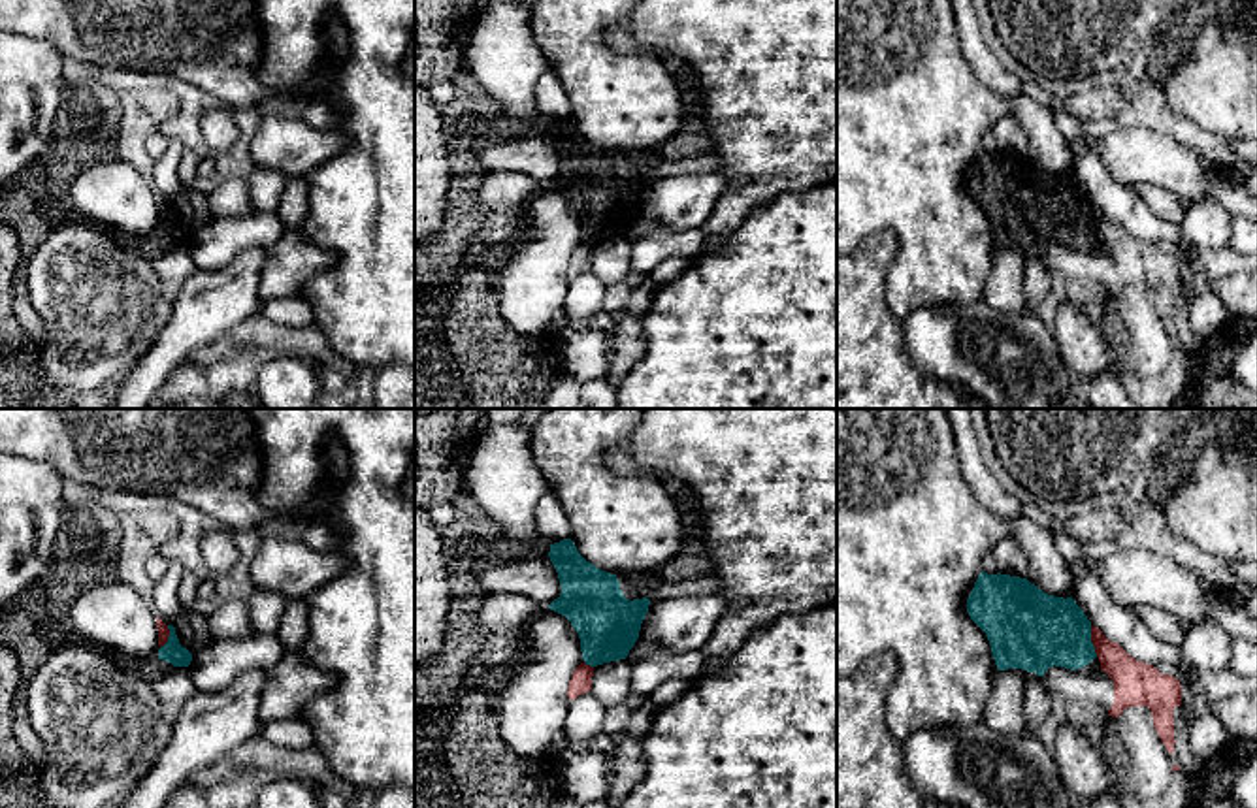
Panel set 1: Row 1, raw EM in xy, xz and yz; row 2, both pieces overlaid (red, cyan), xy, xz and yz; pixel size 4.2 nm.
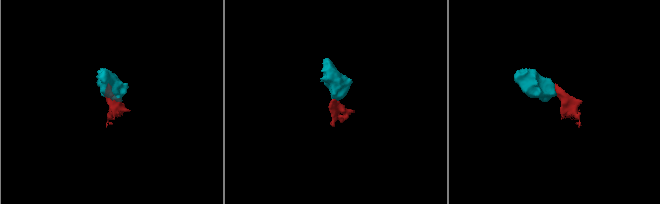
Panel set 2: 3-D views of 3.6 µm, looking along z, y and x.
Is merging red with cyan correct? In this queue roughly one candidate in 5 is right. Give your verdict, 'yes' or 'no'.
yes

